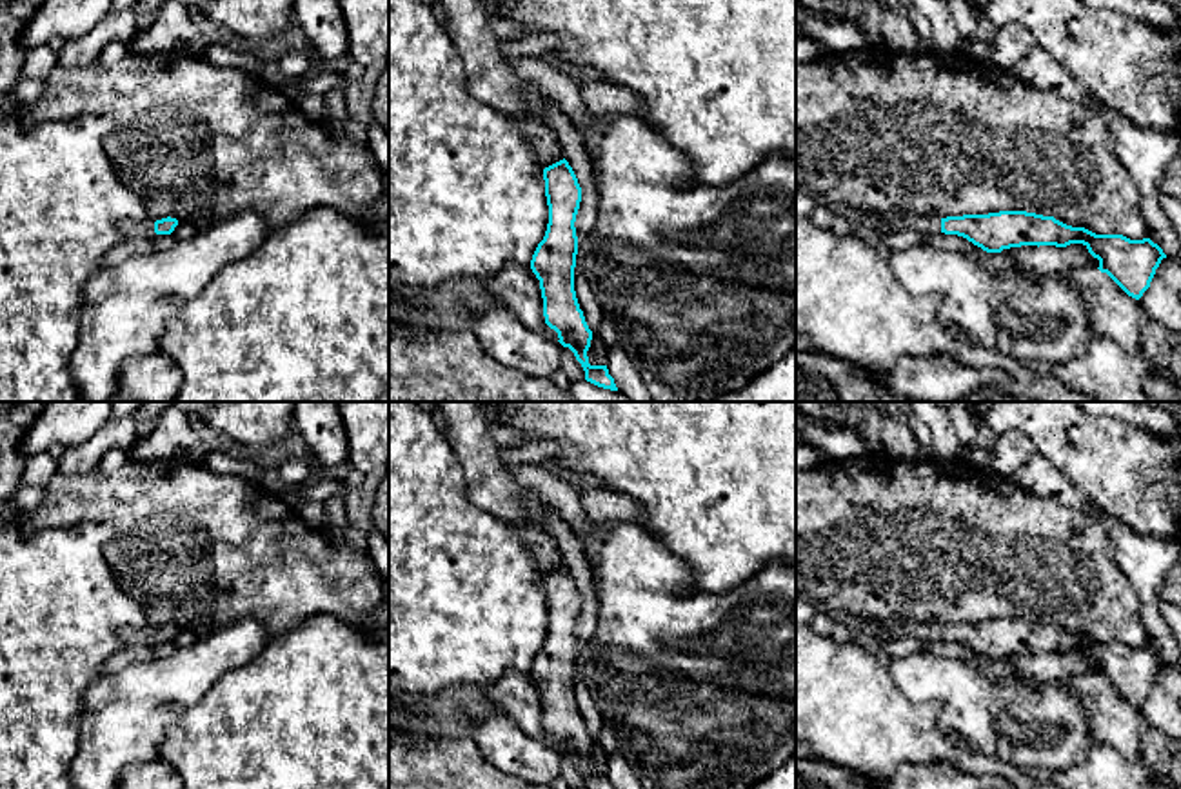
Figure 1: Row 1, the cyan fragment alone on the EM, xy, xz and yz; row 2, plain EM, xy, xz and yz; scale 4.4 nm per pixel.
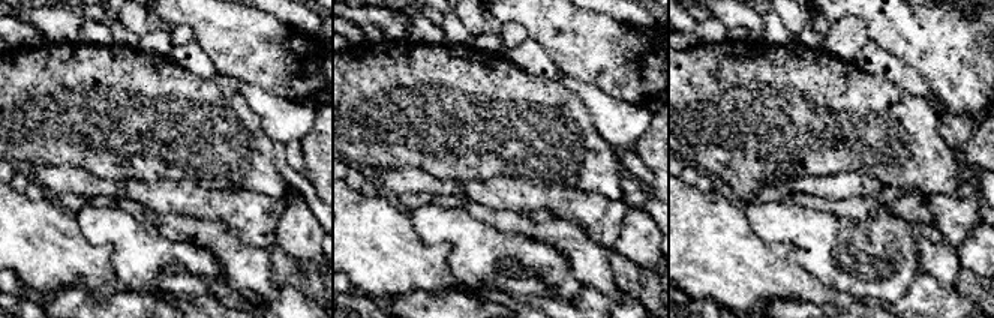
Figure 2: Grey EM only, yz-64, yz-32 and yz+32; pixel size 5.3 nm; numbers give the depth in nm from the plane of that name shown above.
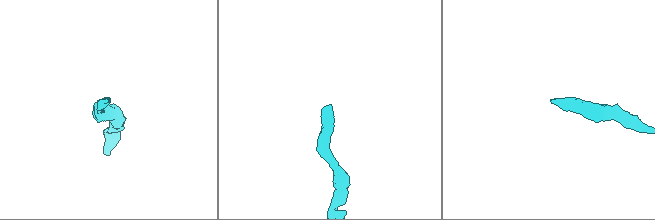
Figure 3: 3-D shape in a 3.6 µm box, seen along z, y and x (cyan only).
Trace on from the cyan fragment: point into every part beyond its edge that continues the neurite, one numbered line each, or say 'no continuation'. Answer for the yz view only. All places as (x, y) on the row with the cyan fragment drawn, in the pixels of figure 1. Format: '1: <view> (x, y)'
1: yz (898, 220)

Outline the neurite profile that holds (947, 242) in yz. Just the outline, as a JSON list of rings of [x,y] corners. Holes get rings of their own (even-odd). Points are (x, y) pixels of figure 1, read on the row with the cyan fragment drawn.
[[[930,235],[927,240],[927,245],[934,249],[943,249],[943,251],[958,251],[958,253],[967,253],[967,251],[983,251],[981,247],[974,245],[963,236],[958,235]]]

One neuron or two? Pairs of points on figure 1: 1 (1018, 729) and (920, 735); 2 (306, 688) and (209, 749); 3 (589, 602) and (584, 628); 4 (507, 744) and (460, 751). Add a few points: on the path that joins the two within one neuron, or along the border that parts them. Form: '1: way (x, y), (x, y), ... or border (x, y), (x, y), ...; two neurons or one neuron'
1: border (920, 704), (936, 700), (940, 724), (987, 755); two neurons
2: way (282, 711), (244, 749), (233, 749); one neuron
3: way (589, 608), (587, 622); one neuron
4: border (471, 739), (502, 769); two neurons

